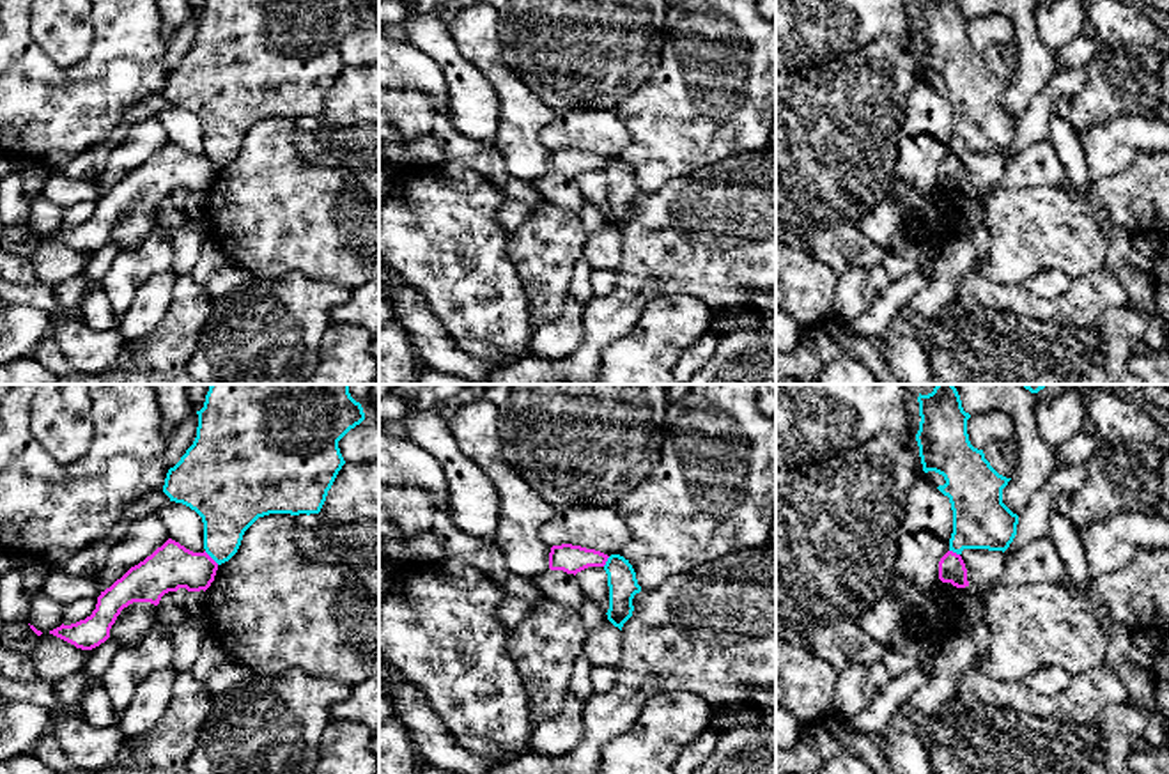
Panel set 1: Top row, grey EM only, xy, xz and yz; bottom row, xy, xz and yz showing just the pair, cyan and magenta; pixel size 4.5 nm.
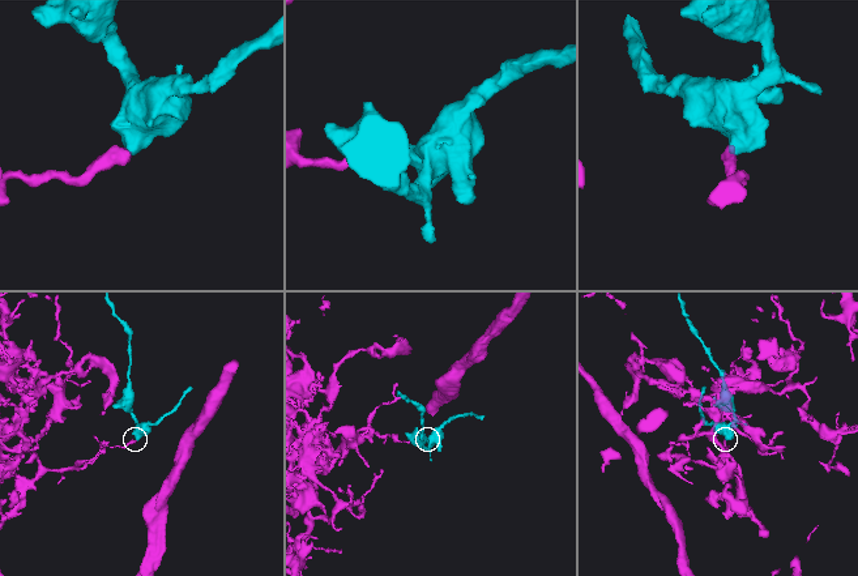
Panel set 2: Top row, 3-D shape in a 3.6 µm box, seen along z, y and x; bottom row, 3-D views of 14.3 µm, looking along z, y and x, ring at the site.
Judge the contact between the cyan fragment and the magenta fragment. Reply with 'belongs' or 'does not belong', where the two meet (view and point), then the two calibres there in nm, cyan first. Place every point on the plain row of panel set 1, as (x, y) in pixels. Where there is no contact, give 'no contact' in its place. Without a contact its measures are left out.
does not belong | xy (211, 160) | 280/200 nm

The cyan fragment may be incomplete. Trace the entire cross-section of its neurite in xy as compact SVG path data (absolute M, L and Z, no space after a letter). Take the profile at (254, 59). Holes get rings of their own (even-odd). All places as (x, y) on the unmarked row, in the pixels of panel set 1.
M205 0L197 18L197 41L181 64L168 73L163 96L170 104L182 106L202 120L204 152L218 168L237 156L244 135L259 120L319 117L345 67L338 44L365 23L361 7L352 0Z

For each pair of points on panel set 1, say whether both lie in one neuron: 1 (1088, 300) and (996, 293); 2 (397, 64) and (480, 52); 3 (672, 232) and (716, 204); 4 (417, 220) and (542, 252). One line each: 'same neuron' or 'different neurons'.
1: same neuron
2: different neurons
3: same neuron
4: different neurons

